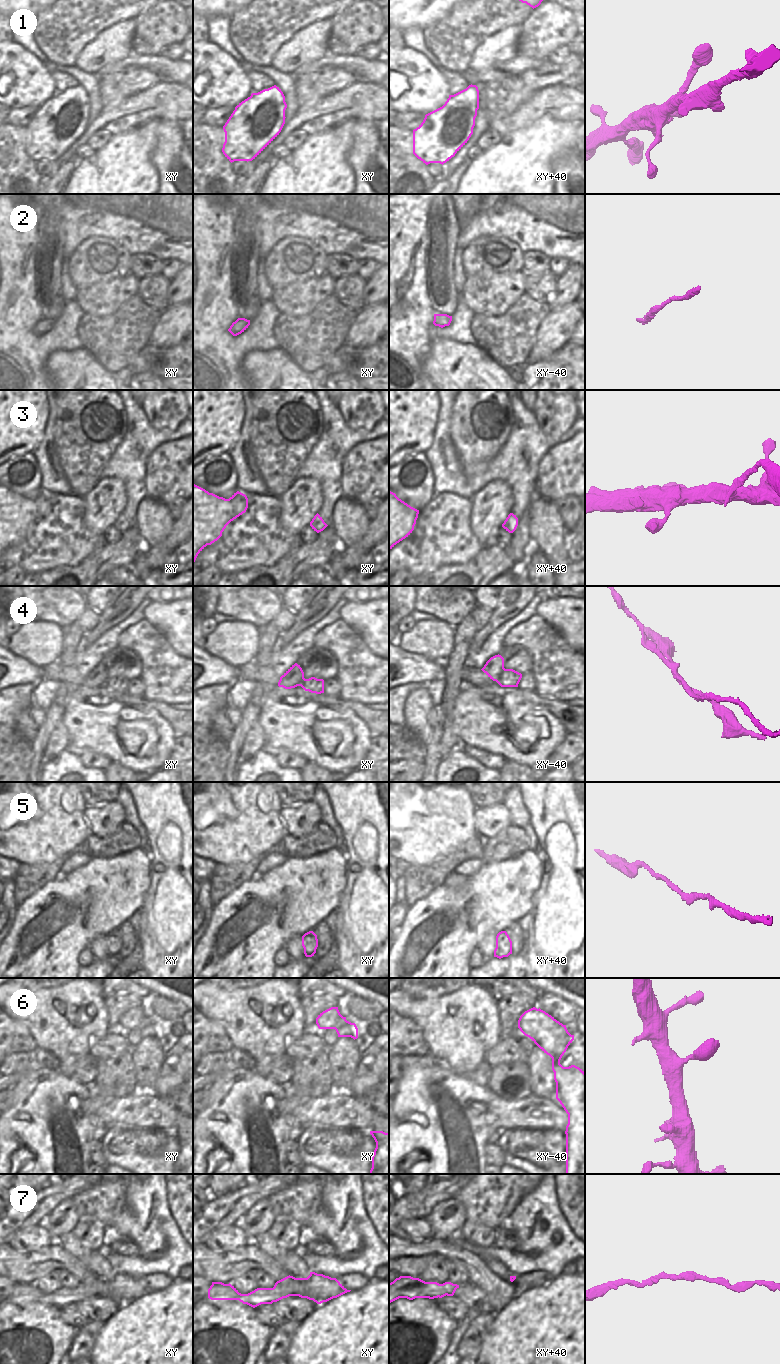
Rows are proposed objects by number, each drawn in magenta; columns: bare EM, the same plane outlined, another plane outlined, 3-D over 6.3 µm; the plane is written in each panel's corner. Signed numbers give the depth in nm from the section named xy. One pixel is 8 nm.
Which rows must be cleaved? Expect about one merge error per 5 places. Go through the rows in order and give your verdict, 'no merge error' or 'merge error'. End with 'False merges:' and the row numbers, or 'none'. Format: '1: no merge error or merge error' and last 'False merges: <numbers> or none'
1: no merge error
2: no merge error
3: no merge error
4: no merge error
5: no merge error
6: no merge error
7: no merge error
False merges: none

